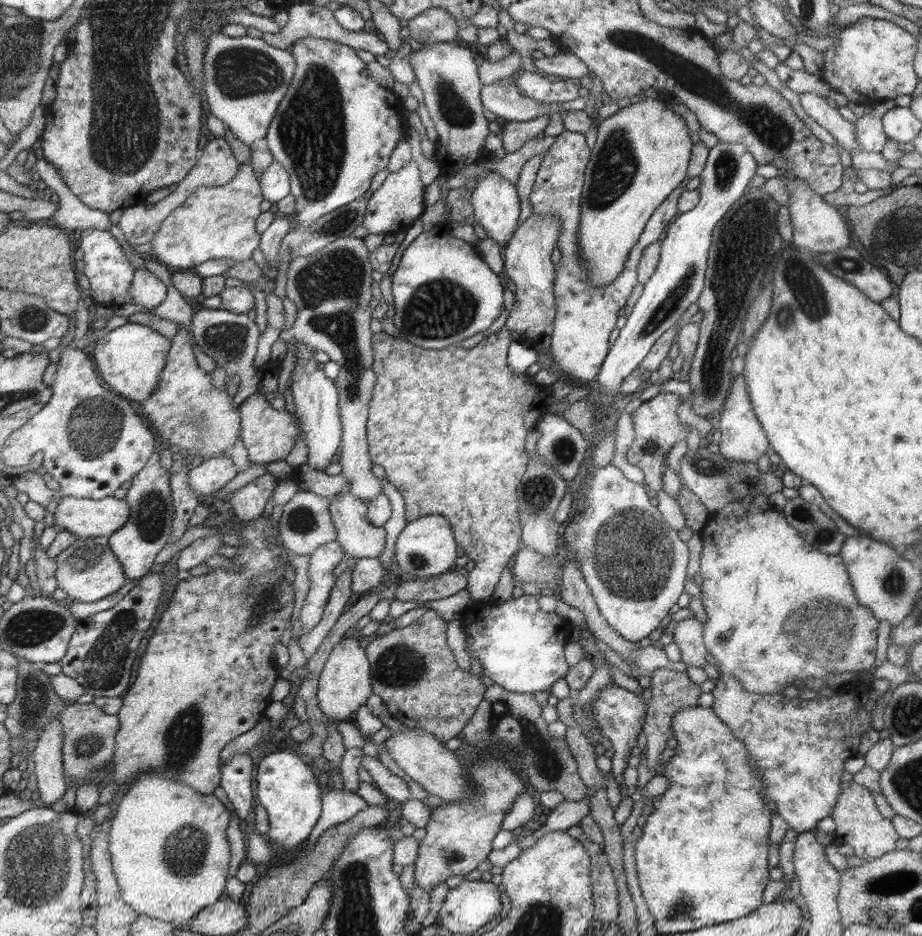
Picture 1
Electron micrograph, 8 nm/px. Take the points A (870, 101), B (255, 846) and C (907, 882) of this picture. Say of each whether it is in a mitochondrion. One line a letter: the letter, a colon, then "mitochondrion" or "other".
A: other
B: other
C: mitochondrion

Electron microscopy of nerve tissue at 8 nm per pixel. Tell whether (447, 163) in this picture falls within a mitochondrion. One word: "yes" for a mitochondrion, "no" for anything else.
no

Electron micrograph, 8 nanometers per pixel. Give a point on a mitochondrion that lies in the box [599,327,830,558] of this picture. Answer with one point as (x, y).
(702, 465)

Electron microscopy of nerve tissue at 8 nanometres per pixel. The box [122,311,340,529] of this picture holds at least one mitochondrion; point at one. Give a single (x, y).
(229, 341)

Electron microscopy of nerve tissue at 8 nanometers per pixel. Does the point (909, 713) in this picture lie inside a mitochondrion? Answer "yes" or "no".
yes

